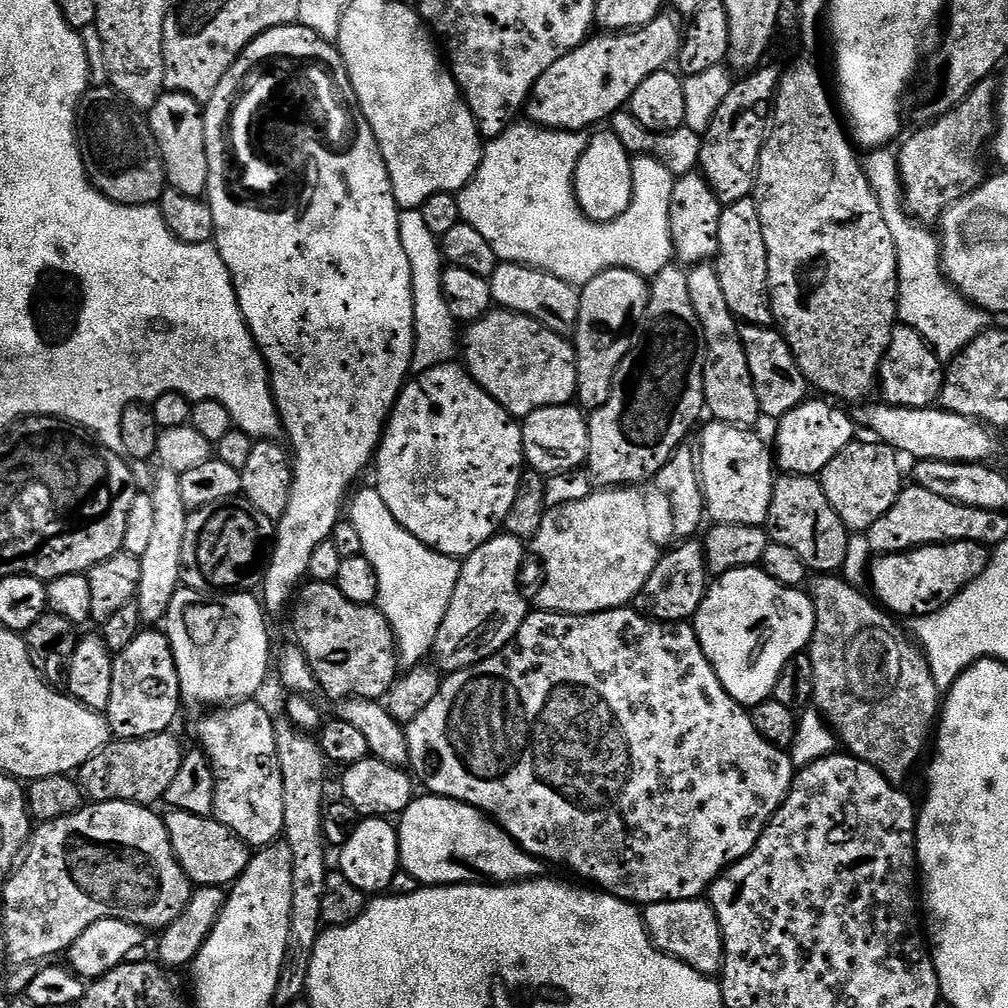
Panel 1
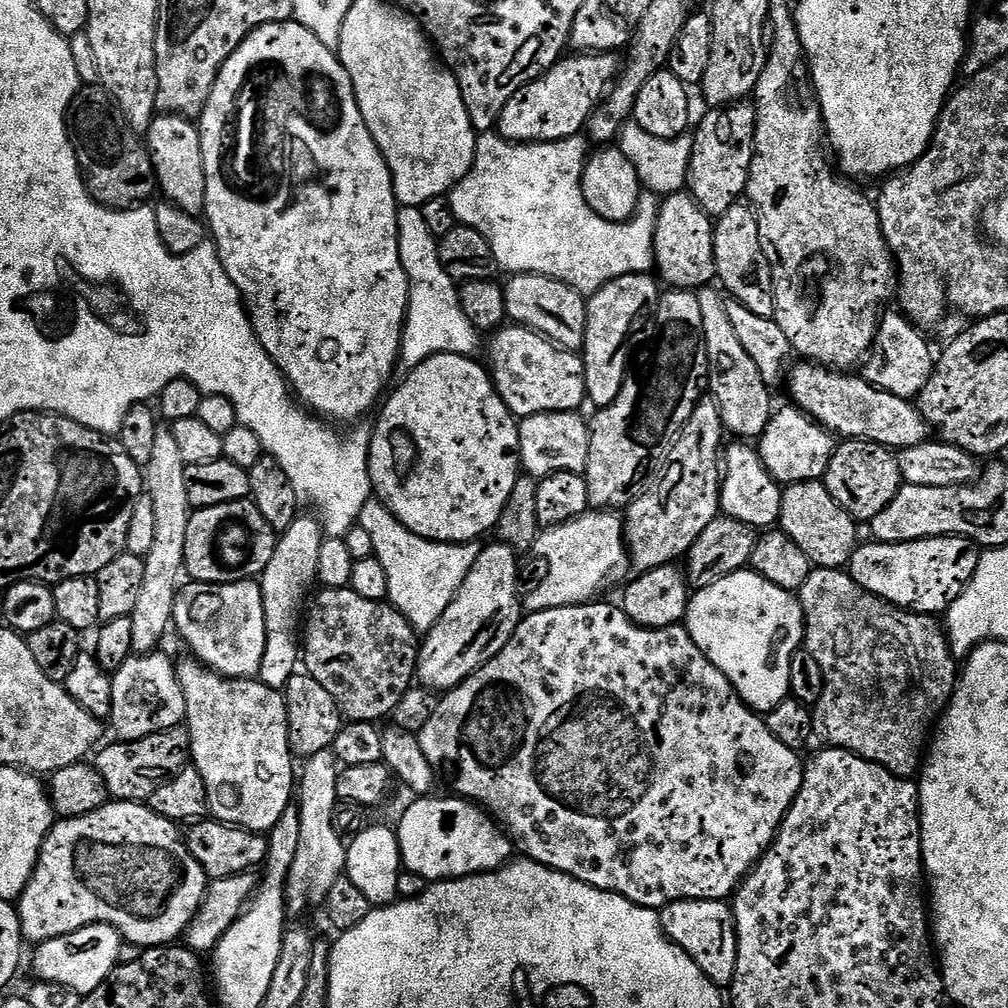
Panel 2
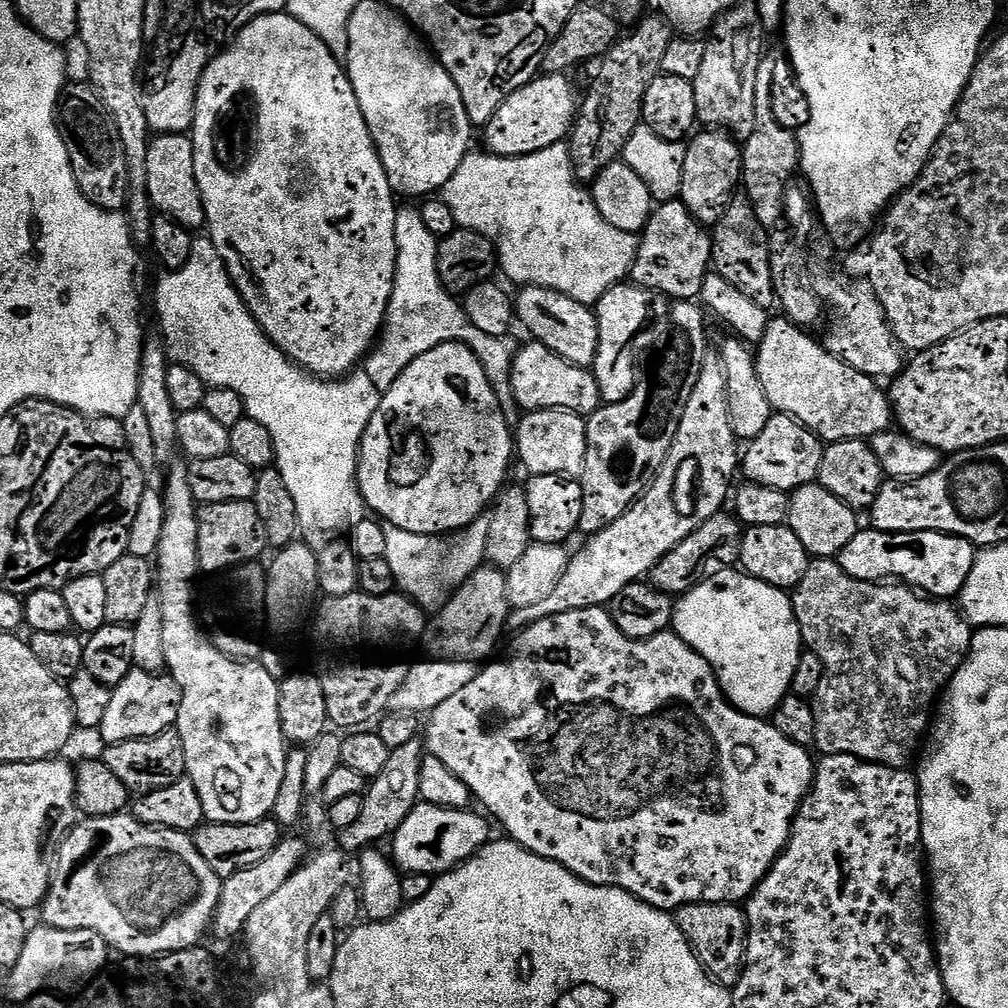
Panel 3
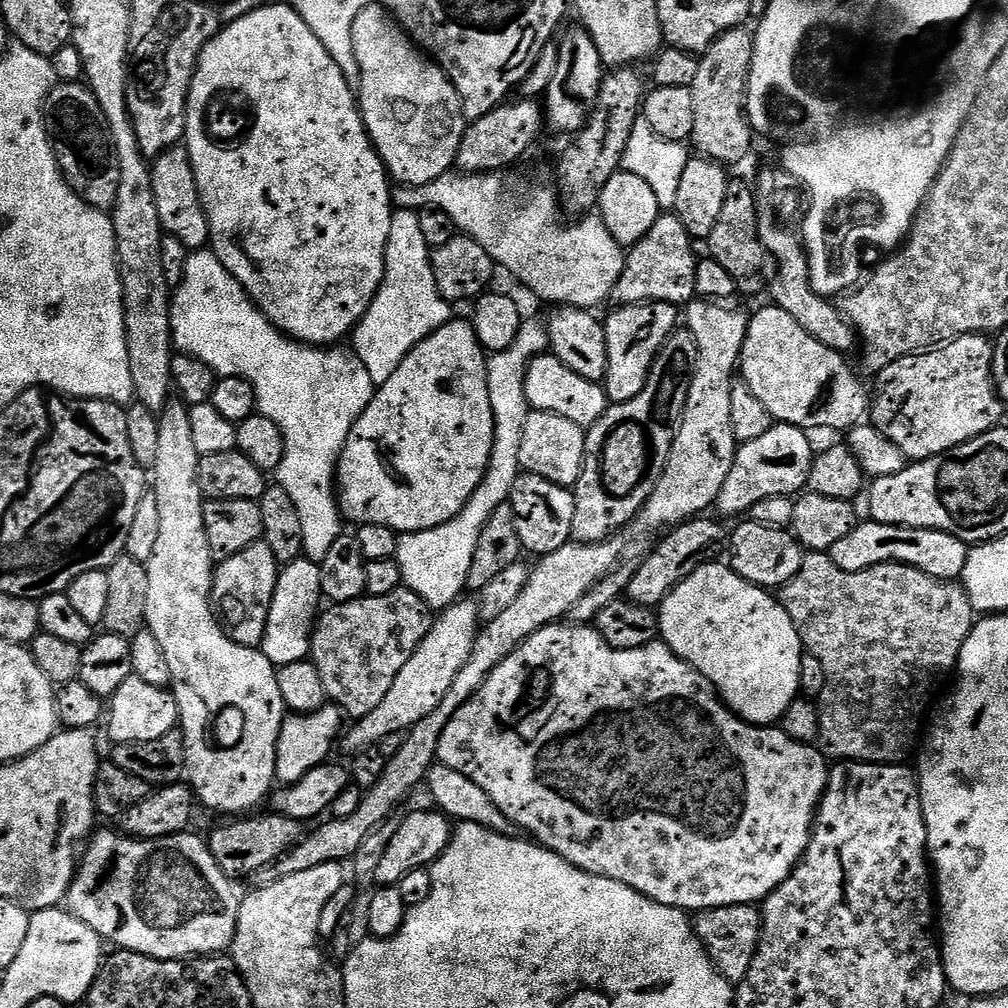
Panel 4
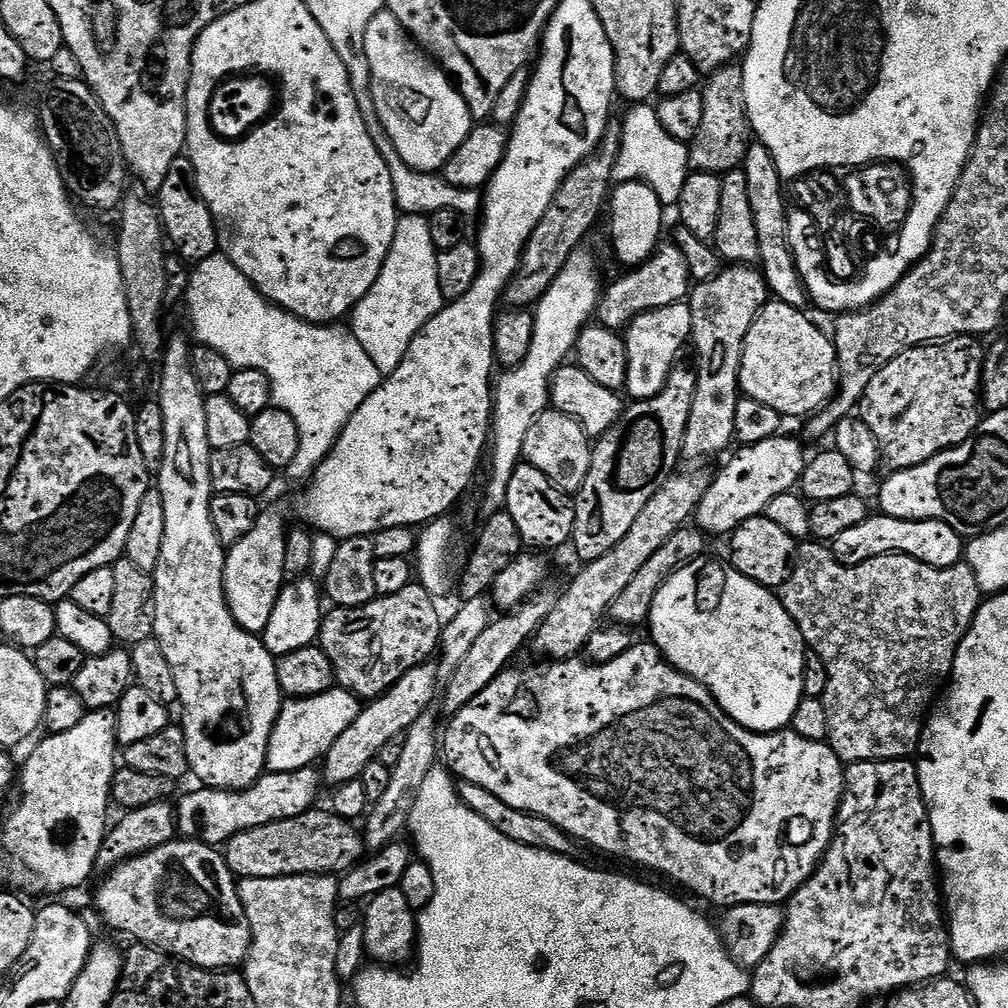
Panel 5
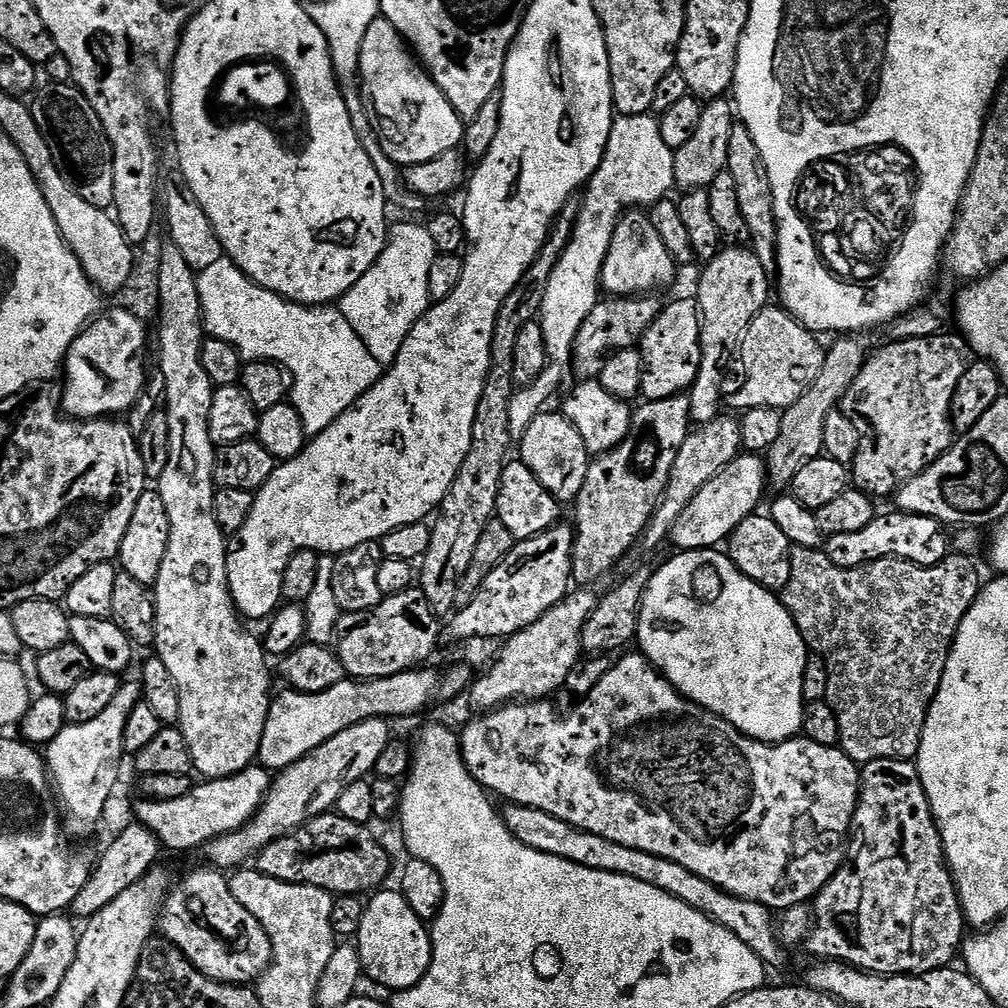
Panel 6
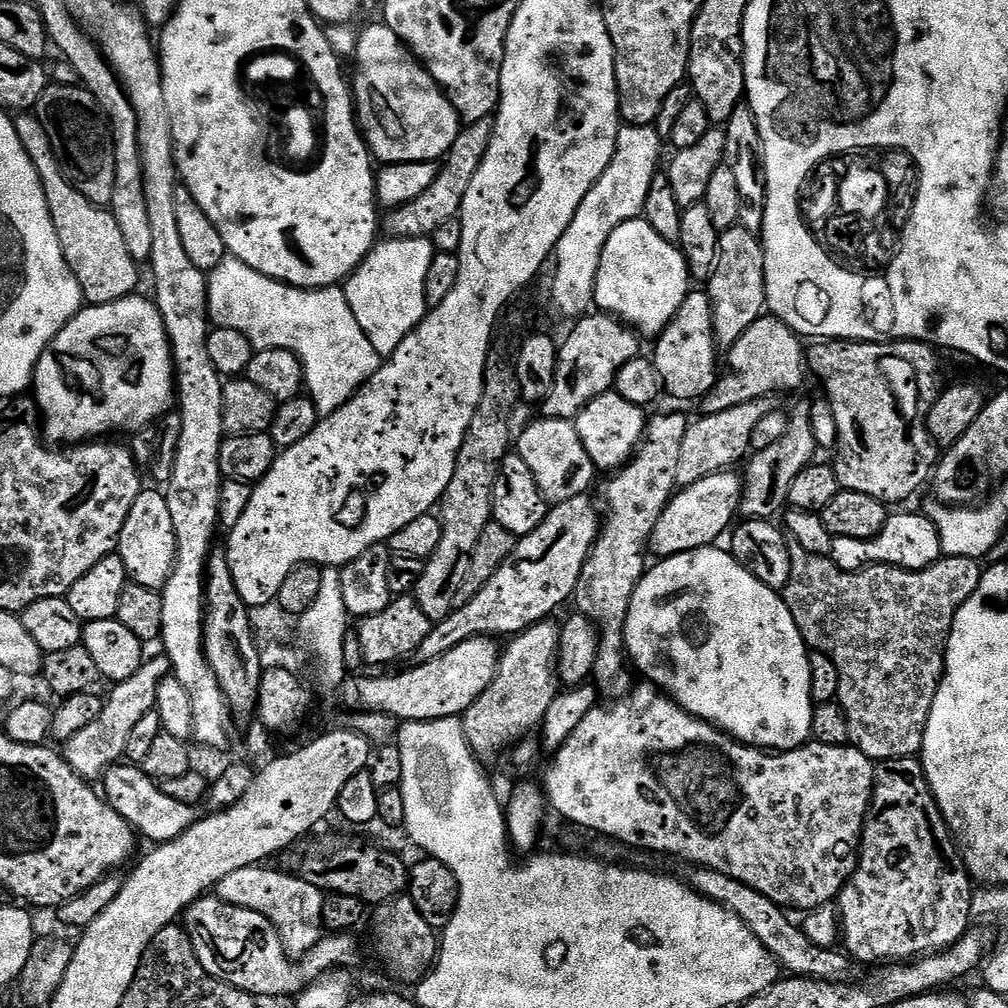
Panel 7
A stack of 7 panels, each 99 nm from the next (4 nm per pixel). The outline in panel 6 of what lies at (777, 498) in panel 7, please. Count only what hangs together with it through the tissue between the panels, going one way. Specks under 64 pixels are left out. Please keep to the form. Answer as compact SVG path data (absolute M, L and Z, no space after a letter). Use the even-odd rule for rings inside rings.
M848 334L840 340L831 349L830 347L824 354L824 365L822 370L818 370L818 378L814 378L814 382L810 386L810 390L806 390L806 394L802 398L798 398L798 402L794 402L794 406L783 409L782 412L782 430L778 434L778 442L774 442L774 446L768 449L766 453L766 480L769 485L772 484L776 490L791 489L794 482L794 474L798 474L798 470L802 470L802 466L806 466L806 462L814 462L814 458L818 458L824 452L824 435L826 434L826 418L830 418L830 414L837 411L841 407L844 395L850 390L850 386L854 382L854 378L858 378L860 368L866 359L866 351L864 352L864 344L855 335Z

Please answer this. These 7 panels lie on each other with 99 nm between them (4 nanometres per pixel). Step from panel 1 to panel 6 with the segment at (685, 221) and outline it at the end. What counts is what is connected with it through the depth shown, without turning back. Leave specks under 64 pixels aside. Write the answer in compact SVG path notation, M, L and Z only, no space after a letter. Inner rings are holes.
M656 294L612 296L601 299L594 306L594 310L590 310L590 318L582 322L582 330L578 330L578 338L572 347L571 367L576 368L581 381L599 377L602 366L611 353L622 348L636 348L639 345L646 330L660 313L662 300L658 297Z

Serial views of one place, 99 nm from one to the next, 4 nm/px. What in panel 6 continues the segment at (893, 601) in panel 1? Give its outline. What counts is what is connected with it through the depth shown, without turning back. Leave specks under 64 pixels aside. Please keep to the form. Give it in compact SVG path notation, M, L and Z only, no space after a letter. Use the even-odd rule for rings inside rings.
M892 510L889 516L877 515L875 520L855 534L834 534L827 537L826 551L830 562L839 568L861 568L874 560L909 560L923 568L941 564L950 555L950 536L945 525L929 516L910 516L907 512Z

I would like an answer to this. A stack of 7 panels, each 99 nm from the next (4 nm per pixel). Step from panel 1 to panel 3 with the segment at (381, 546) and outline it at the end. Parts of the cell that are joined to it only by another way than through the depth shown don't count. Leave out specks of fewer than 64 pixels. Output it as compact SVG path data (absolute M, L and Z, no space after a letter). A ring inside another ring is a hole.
M479 516L473 524L442 536L410 534L401 528L386 527L386 554L394 570L396 587L425 610L439 609L460 585L465 584L485 563L488 516Z

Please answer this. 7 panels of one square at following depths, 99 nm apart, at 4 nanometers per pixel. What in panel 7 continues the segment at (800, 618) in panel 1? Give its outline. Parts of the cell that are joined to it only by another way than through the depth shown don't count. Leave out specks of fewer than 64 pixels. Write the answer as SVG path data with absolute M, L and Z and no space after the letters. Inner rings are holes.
M720 546L695 548L682 554L663 557L656 565L649 567L634 590L634 598L630 602L630 610L624 627L624 647L631 667L641 672L647 683L656 685L669 700L673 700L679 708L685 708L691 716L713 724L722 732L727 732L741 744L750 744L761 750L789 752L792 748L800 748L812 740L812 695L810 694L810 649L805 644L790 610L786 606L783 595L777 589L766 586L750 574L733 558L731 551L720 549Z

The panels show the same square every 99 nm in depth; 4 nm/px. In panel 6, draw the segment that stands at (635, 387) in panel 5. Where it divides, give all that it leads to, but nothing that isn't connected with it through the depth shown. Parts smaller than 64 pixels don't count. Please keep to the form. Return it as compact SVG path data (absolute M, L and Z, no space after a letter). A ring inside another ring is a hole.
M695 299L665 303L638 345L644 358L644 377L640 391L645 401L665 400L687 393L700 372L700 310Z

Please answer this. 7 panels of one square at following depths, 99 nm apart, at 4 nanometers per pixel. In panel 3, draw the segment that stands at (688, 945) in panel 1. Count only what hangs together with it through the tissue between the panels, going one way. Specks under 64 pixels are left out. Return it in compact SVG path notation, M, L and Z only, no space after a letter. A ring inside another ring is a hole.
M687 904L675 909L676 925L694 950L704 971L731 990L740 981L744 947L748 944L748 917L740 904Z

